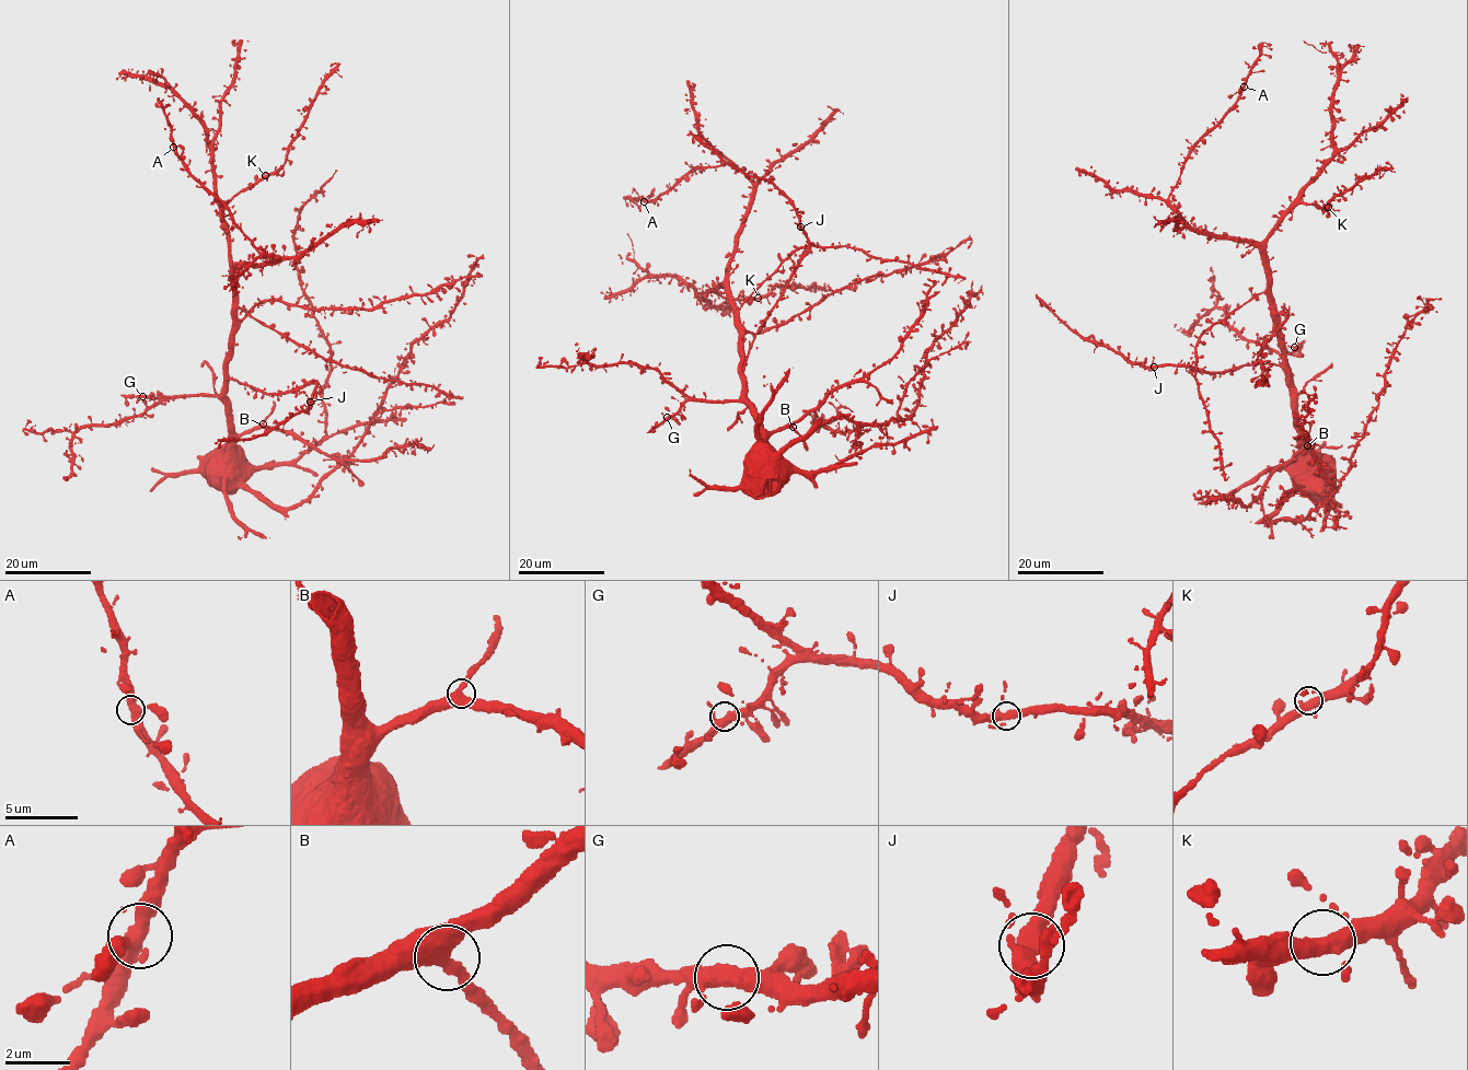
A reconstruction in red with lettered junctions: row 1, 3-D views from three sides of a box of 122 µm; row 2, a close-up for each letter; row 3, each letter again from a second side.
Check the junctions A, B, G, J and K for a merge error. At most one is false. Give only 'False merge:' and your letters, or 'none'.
False merge: none

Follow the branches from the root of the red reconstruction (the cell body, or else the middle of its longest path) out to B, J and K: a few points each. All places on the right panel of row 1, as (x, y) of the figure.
B: (1308, 462), (1305, 442), (1307, 445)
J: (1308, 462), (1299, 451), (1294, 399), (1284, 370), (1279, 365), (1241, 365), (1217, 373), (1183, 364), (1154, 367)
K: (1308, 462), (1299, 451), (1291, 373), (1271, 292), (1266, 242), (1297, 204), (1328, 207)

